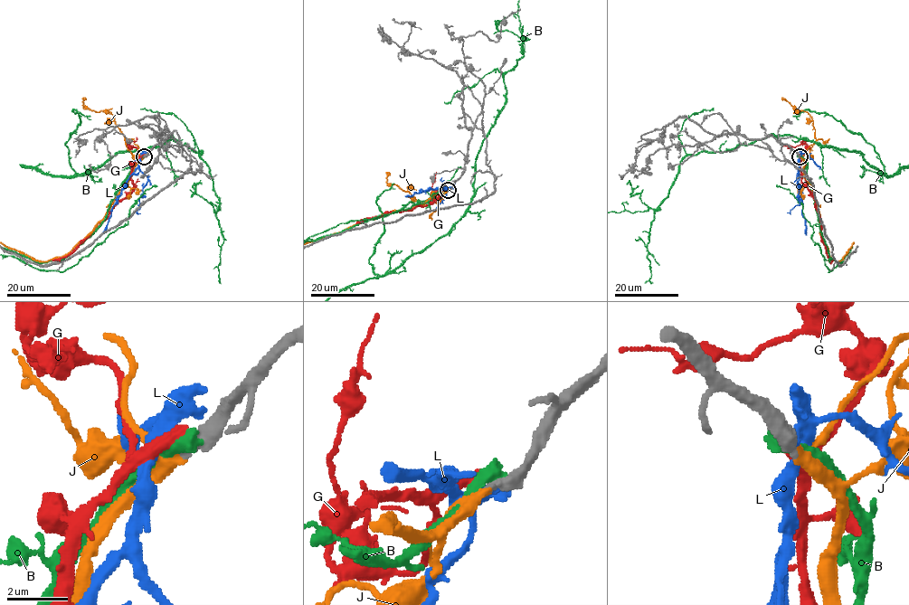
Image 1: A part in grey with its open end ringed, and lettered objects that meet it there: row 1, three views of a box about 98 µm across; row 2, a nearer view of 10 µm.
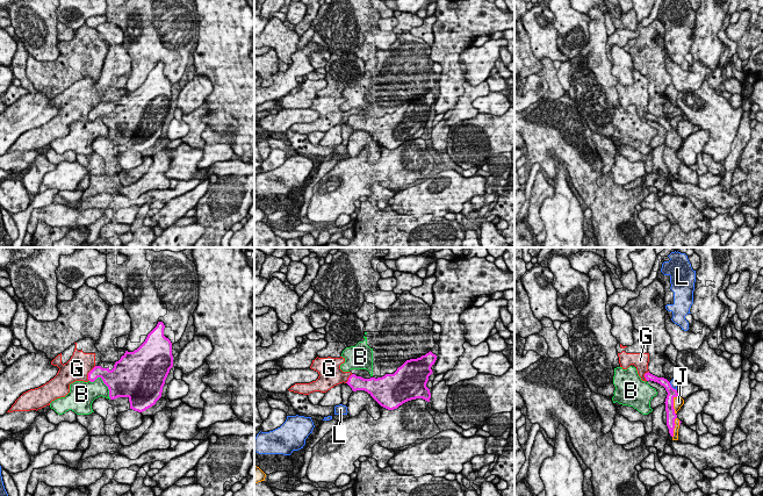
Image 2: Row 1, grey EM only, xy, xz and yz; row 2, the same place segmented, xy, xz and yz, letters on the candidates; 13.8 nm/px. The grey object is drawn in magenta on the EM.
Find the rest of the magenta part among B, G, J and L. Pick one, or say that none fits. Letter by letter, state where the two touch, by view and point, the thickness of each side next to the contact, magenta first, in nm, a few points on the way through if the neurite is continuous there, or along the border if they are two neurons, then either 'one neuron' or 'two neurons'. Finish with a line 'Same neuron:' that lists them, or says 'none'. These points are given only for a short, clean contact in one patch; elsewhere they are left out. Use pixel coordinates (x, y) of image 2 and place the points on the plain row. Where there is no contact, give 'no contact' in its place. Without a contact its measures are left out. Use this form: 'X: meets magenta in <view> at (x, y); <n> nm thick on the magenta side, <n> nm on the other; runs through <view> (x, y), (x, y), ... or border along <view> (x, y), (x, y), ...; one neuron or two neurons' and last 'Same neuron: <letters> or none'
B: meets magenta in xy at (103, 122); 420 nm thick on the magenta side, 280 nm on the other; two neurons
G: meets magenta in xy at (88, 113); 160 nm thick on the magenta side, 340 nm on the other; border along xy (95, 106), (88, 113), (88, 120); two neurons
J: meets magenta in yz at (672, 144); 140 nm thick on the magenta side, 140 nm on the other; one neuron
L: meets magenta in yz at (671, 127); 130 nm thick on the magenta side, 120 nm on the other; border along yz (669, 122), (676, 130); two neurons
Same neuron: J

